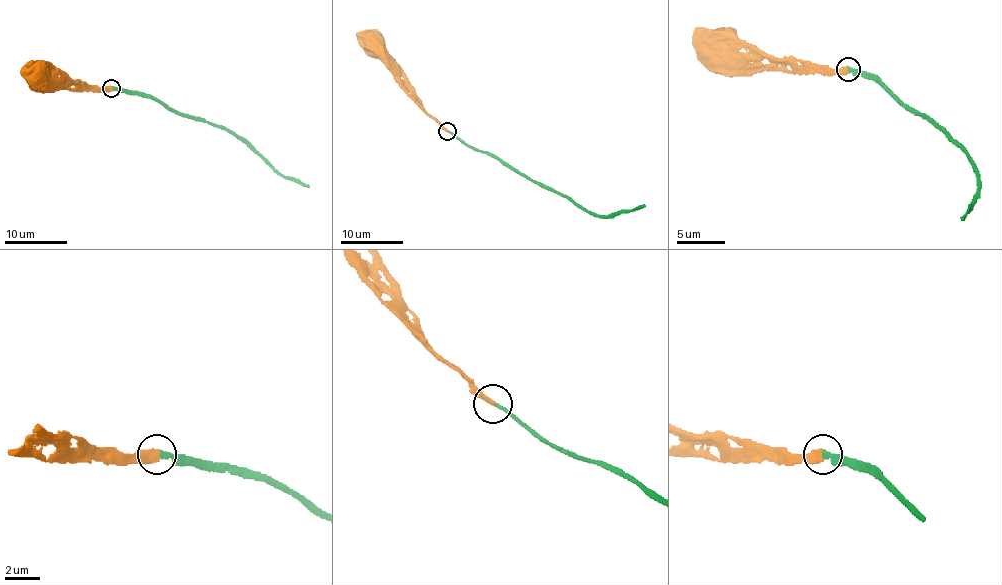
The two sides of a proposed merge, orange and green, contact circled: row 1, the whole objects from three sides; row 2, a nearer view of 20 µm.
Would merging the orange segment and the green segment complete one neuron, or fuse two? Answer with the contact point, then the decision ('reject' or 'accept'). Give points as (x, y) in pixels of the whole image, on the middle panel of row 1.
place (447, 131); accept

